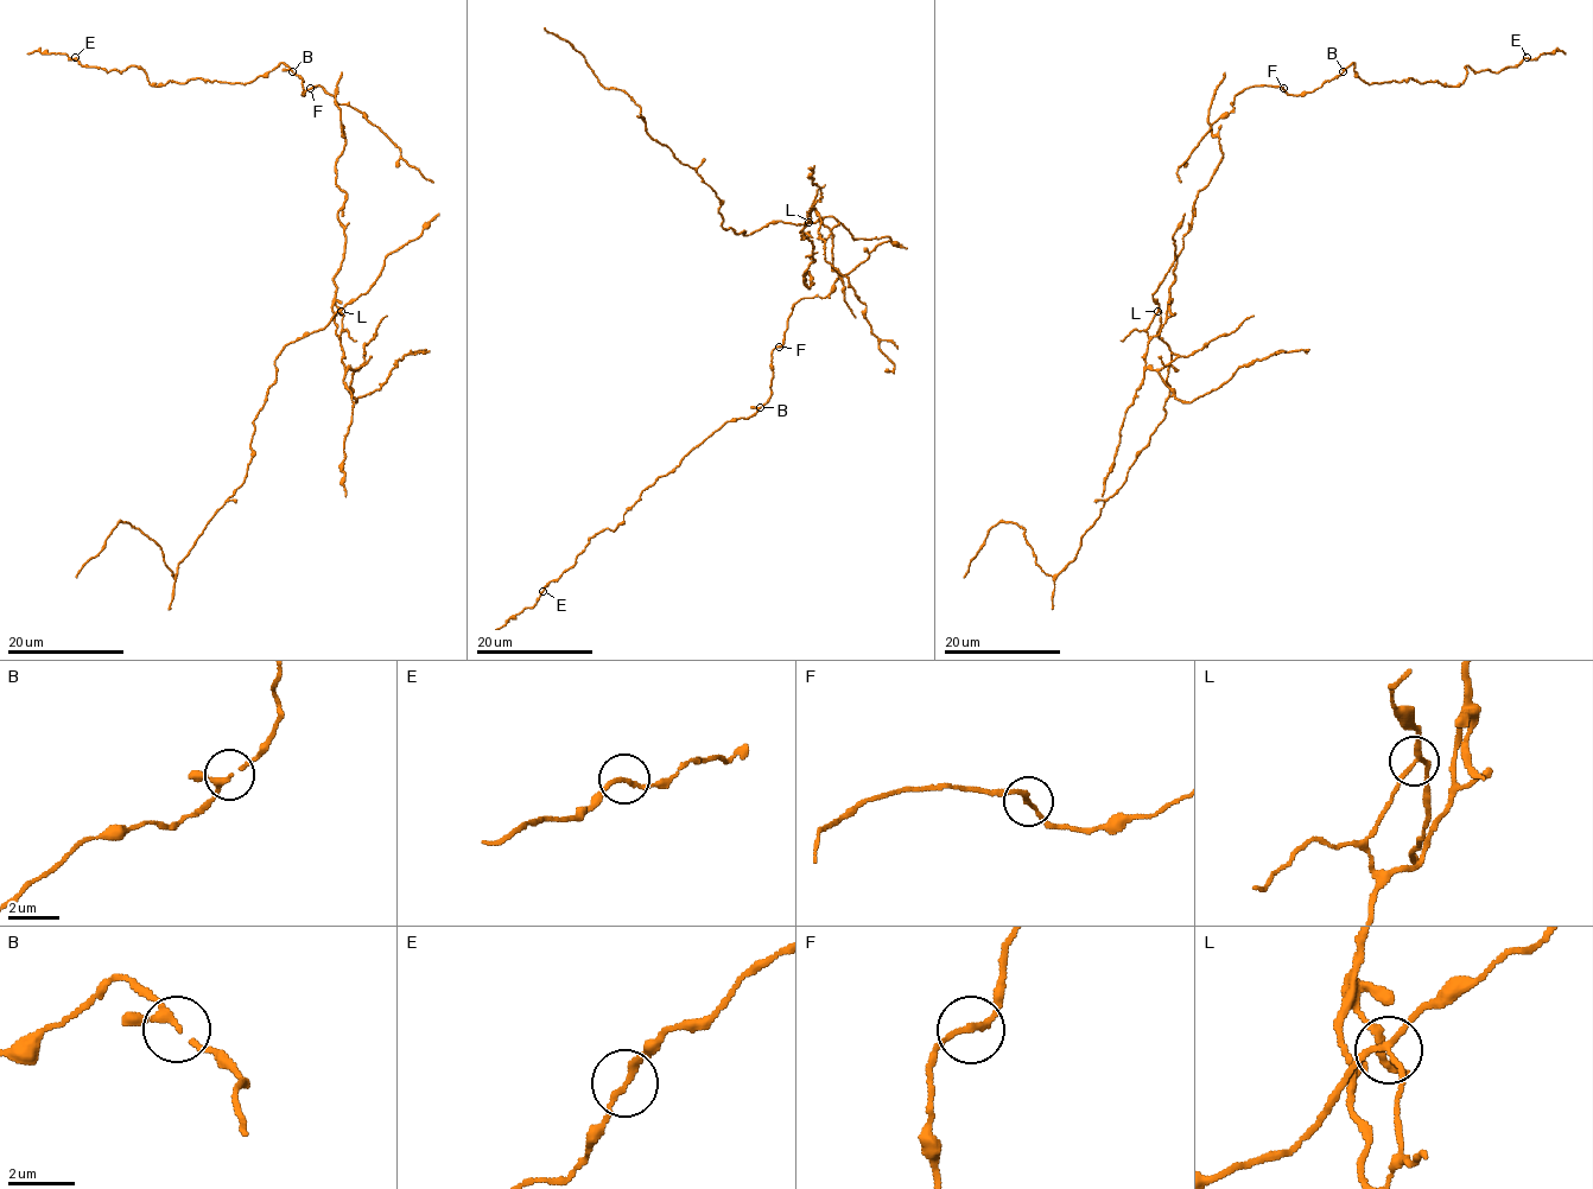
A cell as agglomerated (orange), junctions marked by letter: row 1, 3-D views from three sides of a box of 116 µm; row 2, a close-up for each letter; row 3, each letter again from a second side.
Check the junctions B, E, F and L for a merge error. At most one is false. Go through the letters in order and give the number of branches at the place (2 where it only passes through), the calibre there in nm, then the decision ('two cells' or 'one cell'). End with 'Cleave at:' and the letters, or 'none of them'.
B: 3 branches meet; 170 nm thick; one cell
E: 2 branches meet; 170 nm thick; one cell
F: 2 branches meet; 160 nm thick; one cell
L: 3 branches meet; 160 nm thick; two cells
Cleave at: L

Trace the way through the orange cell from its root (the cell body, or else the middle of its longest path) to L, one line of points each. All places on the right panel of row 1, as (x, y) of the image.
L: (1184, 236), (1169, 288), (1167, 320), (1155, 337), (1149, 337), (1147, 329), (1157, 311)

